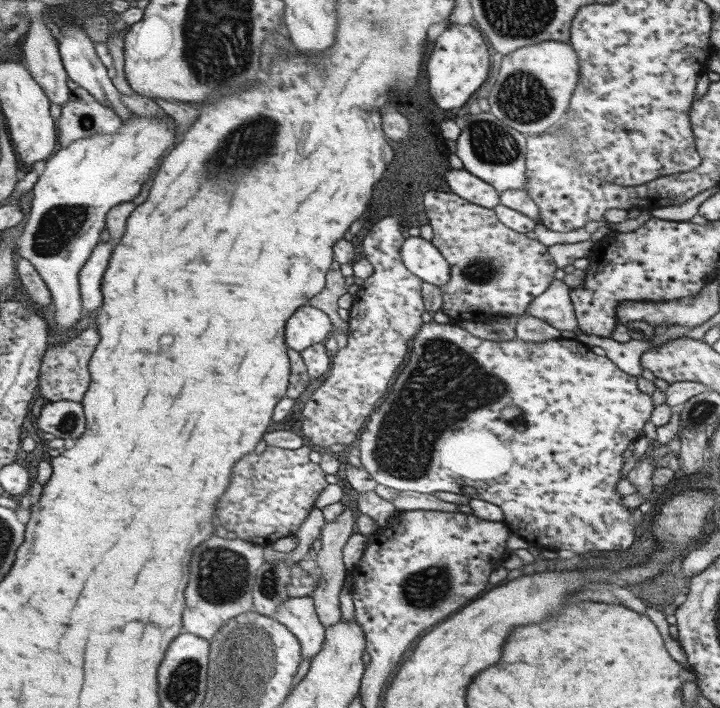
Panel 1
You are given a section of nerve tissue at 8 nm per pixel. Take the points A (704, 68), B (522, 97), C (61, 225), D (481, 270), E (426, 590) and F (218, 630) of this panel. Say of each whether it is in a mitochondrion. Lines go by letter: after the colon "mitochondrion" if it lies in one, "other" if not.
A: other
B: mitochondrion
C: mitochondrion
D: mitochondrion
E: mitochondrion
F: mitochondrion

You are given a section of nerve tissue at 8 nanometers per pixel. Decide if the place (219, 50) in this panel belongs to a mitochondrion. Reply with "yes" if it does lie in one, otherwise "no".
yes

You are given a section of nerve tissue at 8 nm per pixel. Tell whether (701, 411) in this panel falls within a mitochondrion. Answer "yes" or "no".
yes

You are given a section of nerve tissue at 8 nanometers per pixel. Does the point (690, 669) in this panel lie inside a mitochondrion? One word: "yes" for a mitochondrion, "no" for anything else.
no

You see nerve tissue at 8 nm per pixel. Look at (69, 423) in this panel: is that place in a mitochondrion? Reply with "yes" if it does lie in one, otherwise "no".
yes

